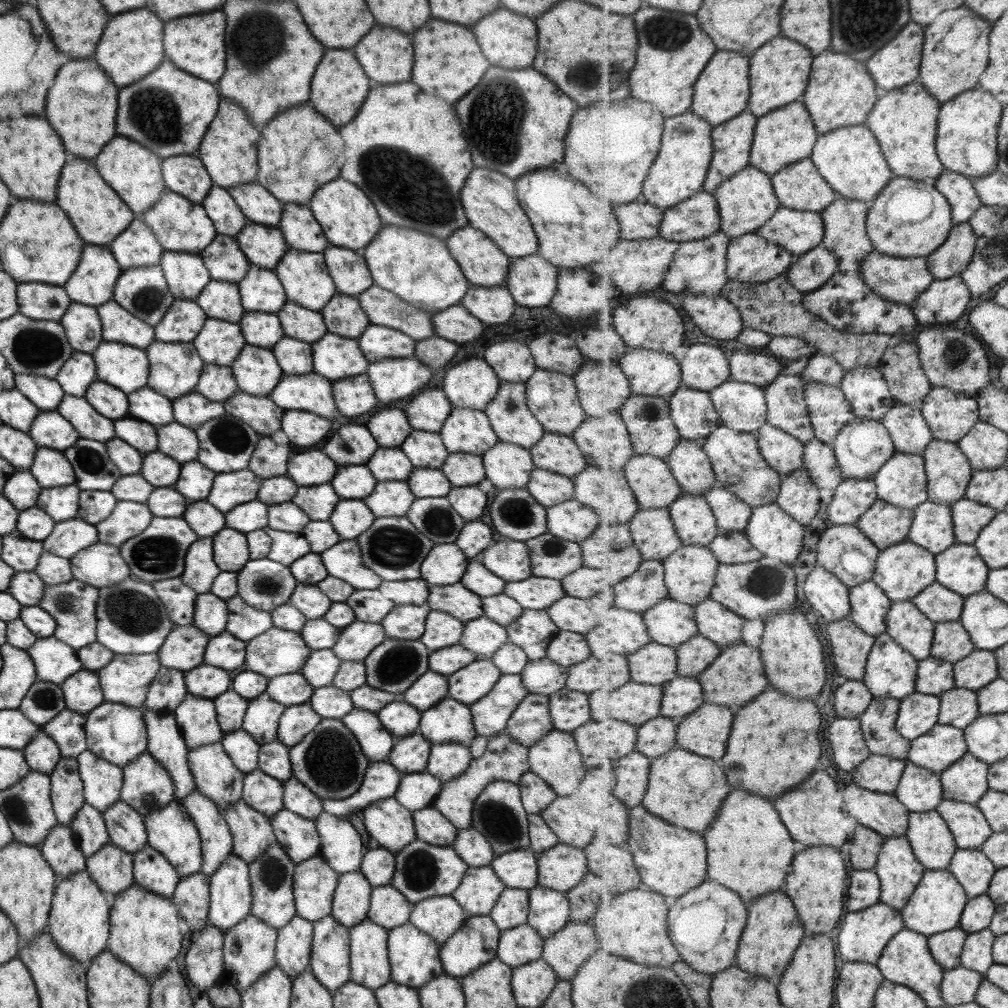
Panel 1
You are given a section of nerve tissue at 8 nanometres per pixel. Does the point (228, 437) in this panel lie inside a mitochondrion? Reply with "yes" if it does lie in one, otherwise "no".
yes

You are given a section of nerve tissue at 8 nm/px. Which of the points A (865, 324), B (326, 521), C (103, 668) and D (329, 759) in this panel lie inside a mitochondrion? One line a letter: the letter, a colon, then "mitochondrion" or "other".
A: other
B: other
C: other
D: mitochondrion

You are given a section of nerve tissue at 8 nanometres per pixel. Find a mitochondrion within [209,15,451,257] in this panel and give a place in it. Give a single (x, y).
(256, 48)

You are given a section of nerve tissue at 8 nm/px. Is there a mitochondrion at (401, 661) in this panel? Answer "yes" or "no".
yes

